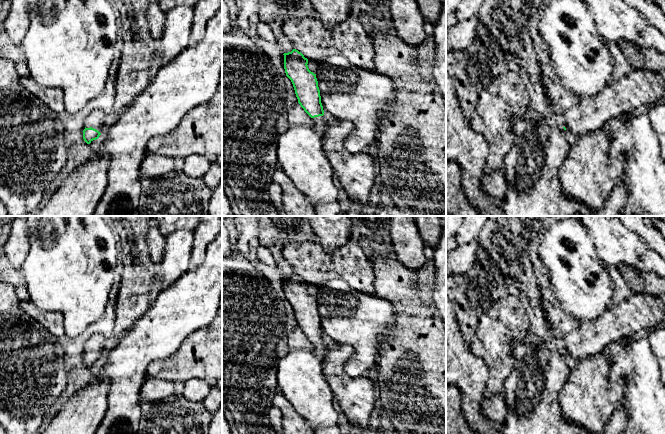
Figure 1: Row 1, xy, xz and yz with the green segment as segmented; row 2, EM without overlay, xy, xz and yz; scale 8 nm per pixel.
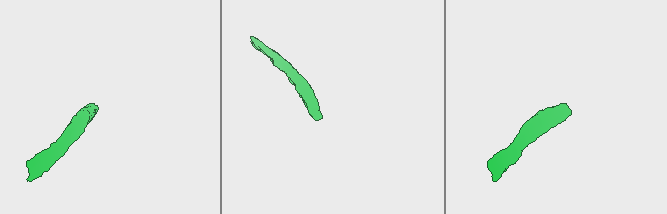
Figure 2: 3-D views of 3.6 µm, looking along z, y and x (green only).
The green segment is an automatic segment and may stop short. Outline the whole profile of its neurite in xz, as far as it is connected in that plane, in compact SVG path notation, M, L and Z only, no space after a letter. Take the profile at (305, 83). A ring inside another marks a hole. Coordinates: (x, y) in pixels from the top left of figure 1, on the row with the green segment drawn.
M296 49L284 53L284 69L291 80L298 103L313 119L314 129L323 134L328 123L324 116L316 74L308 68L308 59Z

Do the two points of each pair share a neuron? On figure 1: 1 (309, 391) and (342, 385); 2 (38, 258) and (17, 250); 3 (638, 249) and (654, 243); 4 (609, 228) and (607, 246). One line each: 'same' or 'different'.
1: different
2: different
3: different
4: same

